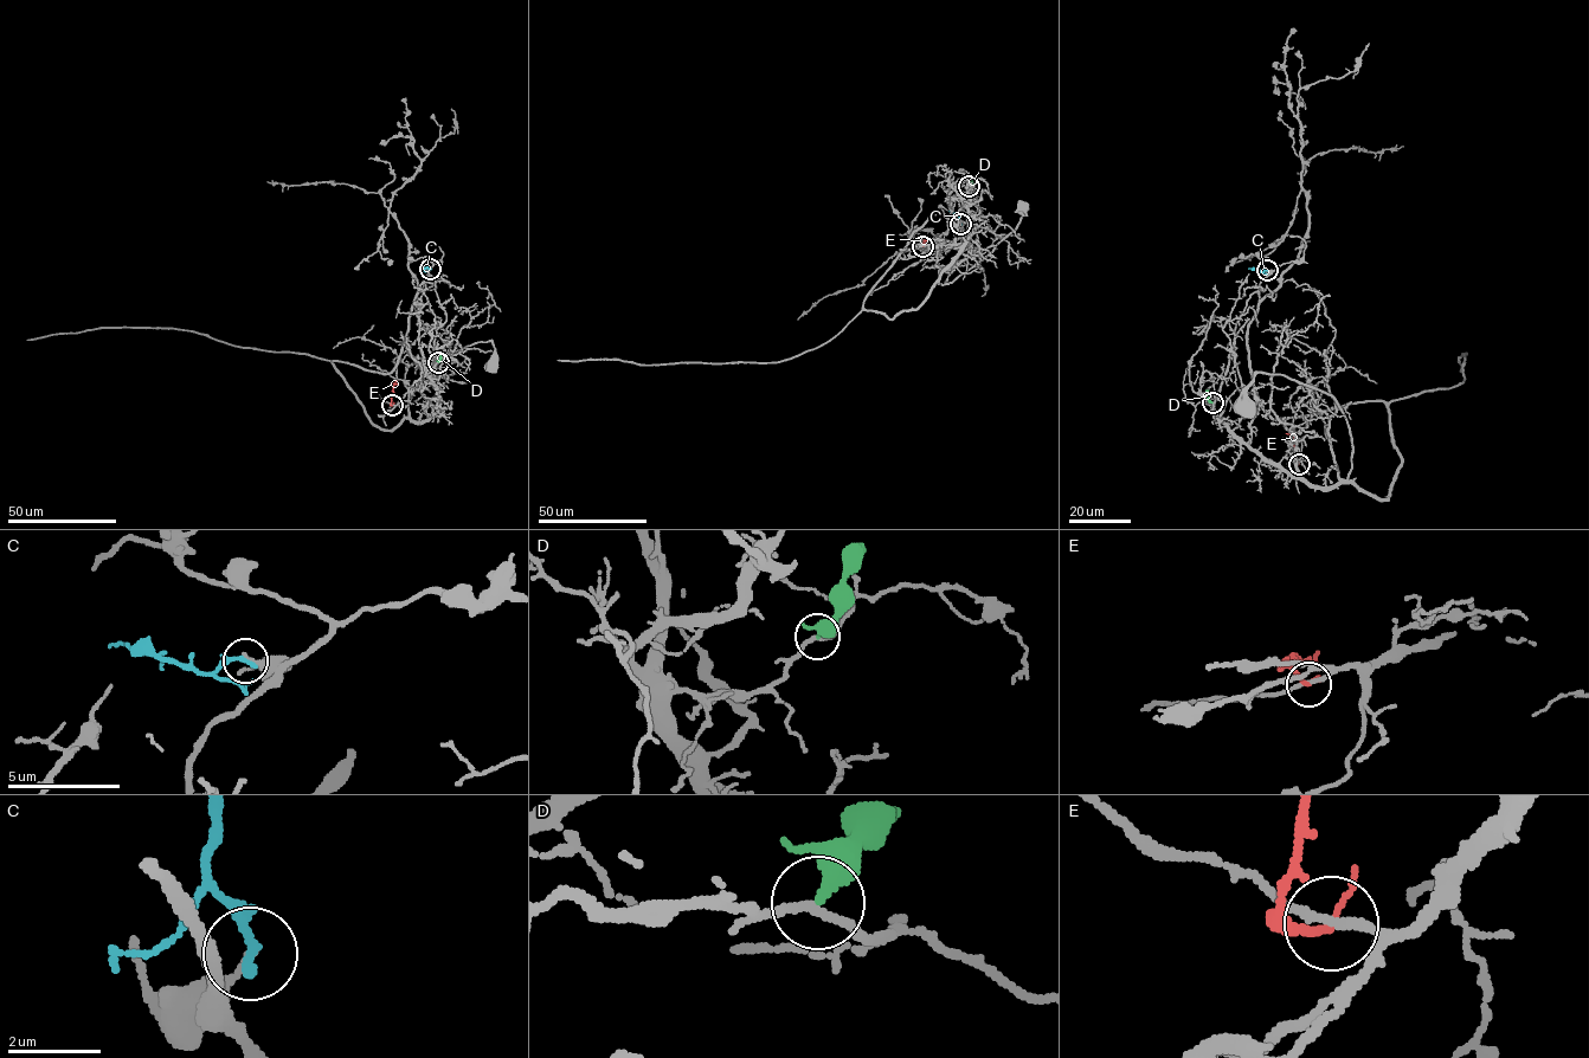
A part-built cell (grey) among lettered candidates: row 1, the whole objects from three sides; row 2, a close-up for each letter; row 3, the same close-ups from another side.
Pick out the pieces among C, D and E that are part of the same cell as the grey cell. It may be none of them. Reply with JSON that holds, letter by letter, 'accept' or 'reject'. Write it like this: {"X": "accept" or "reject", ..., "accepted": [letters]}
{"C": "reject", "D": "reject", "E": "reject", "accepted": []}

